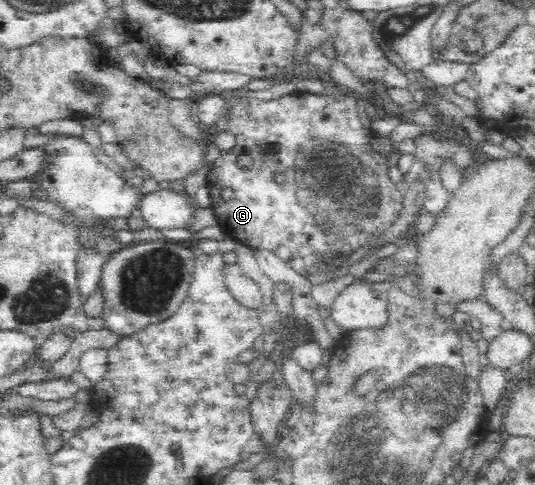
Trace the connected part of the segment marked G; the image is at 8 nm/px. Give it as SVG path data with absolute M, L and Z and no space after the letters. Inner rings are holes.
M296 90L268 102L251 97L241 97L241 100L229 110L228 115L229 118L220 124L220 128L236 136L236 145L226 155L215 159L206 177L206 185L212 198L210 207L215 215L216 224L226 236L231 237L237 243L241 243L251 250L259 249L272 252L295 272L307 276L310 273L317 273L317 264L323 256L350 255L353 251L359 250L359 247L365 243L371 243L384 236L384 231L395 224L399 218L399 212L403 208L403 193L397 190L397 185L387 175L389 166L386 158L367 151L369 135L363 126L363 118L359 116L358 100L354 94L343 91L337 95L317 95ZM237 156L250 156L251 166L249 168L241 167L237 163Z

